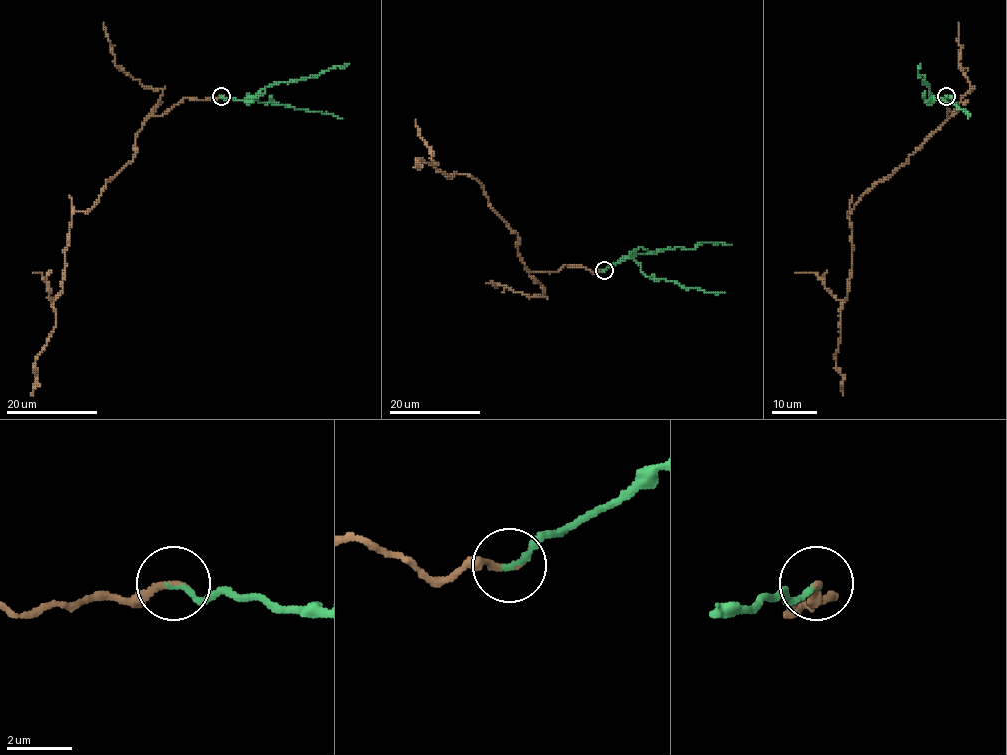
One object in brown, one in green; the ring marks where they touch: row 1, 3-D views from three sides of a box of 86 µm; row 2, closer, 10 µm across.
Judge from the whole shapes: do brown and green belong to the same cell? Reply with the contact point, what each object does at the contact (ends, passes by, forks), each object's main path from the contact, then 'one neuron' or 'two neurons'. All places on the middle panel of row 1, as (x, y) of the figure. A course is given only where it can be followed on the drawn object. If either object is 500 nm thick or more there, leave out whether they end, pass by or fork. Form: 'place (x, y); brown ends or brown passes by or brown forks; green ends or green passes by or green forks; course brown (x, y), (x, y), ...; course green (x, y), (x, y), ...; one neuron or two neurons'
place (604, 270); brown ends; green ends; course brown (603, 270), (531, 272), (482, 185), (419, 159), (414, 168); course green (603, 270), (627, 256), (678, 246), (694, 248), (703, 242), (732, 244); two neurons

